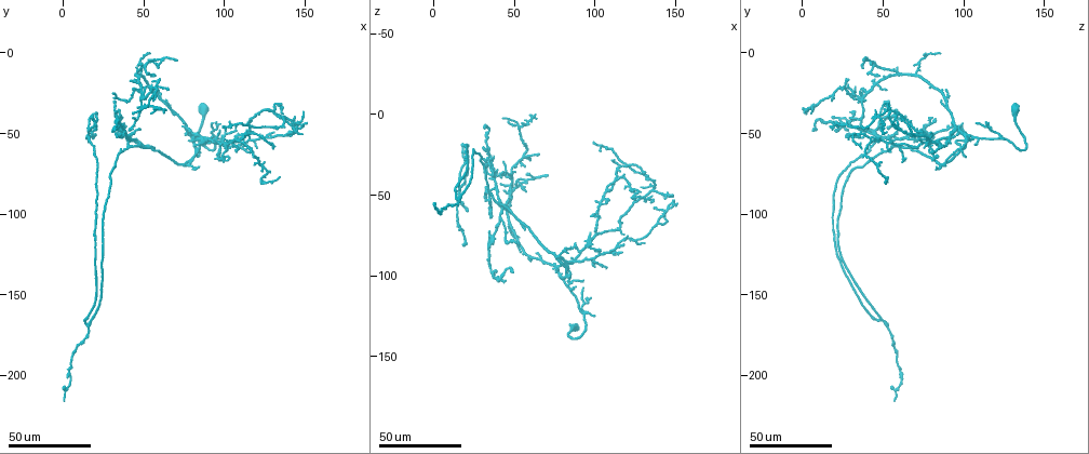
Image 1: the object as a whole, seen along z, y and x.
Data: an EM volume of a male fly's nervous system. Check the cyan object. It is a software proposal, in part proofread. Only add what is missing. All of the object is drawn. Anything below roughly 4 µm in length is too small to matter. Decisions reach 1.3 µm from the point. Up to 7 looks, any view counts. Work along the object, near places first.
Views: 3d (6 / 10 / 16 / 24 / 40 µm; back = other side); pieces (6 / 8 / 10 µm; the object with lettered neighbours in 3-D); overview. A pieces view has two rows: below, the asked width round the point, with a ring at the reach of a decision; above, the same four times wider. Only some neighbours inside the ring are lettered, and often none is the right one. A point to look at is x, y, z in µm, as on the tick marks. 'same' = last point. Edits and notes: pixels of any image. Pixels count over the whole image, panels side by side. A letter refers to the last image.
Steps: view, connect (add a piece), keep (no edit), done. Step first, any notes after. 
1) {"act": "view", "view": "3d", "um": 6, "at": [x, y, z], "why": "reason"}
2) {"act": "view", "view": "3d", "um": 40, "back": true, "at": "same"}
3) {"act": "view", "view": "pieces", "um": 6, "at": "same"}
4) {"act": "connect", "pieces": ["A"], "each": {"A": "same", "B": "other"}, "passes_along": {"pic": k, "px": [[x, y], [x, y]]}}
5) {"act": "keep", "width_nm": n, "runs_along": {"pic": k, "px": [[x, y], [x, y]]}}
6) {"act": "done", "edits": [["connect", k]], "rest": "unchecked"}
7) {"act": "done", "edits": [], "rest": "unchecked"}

{"act": "view", "view": "3d", "um": 24, "at": [118, 62, 80], "why": "branch stops here"}

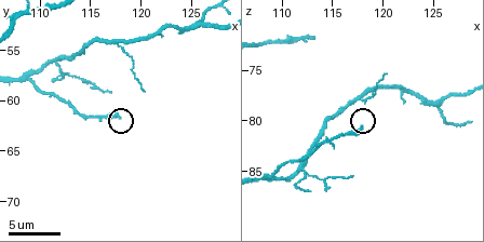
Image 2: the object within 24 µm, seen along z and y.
{"act": "view", "view": "3d", "um": 6, "at": [117.8, 61.6, 80.4]}

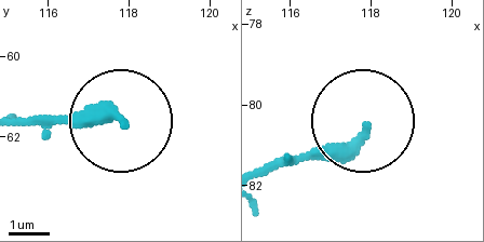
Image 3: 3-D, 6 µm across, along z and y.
{"act": "view", "view": "pieces", "um": 6, "at": [117.85, 61.60, 80.65]}

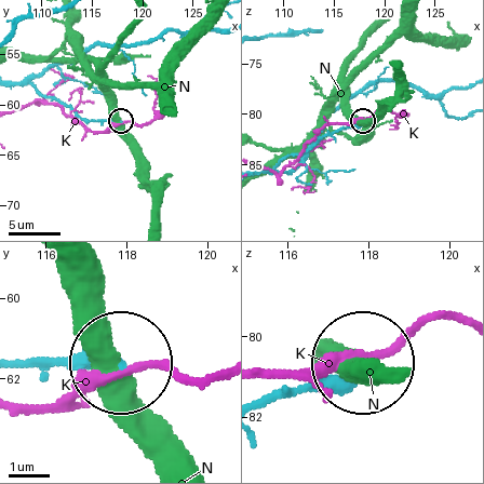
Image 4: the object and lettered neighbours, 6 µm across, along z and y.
{"act": "keep", "width_nm": 170, "each": {"K": "other", "N": "other"}, "runs_along": {"pic": 4, "px": [[24, 361], [113, 361]]}, "found": "no lettered piece goes on from it"}

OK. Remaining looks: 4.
{"act": "view", "view": "3d", "um": 40, "at": [148, 36, 54], "why": "long arm stops here"}

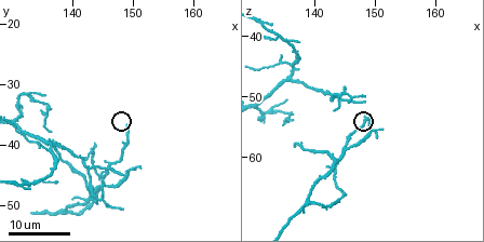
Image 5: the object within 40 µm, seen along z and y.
{"act": "view", "view": "pieces", "um": 10, "at": [149.0, 37.0, 55.0], "why": "see the neighbours"}

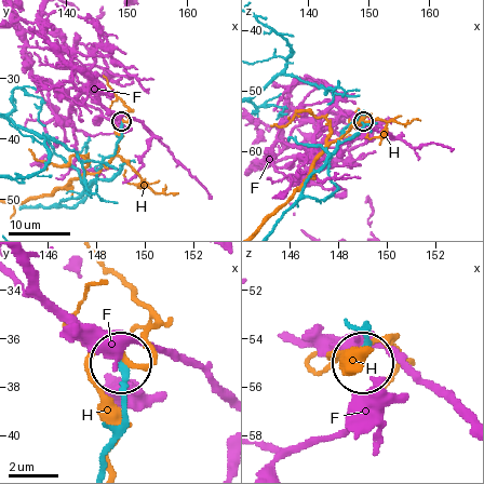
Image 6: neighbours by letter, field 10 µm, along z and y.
{"act": "keep", "each": {"F": "other", "H": "other"}, "found": "none of them fits"}

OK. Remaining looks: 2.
{"act": "view", "view": "3d", "um": 40, "at": [44, 40, 30]}

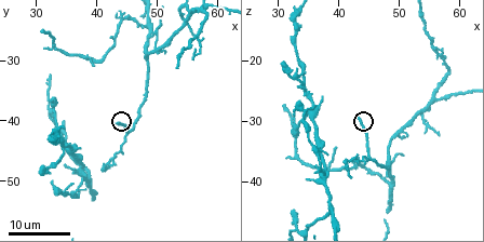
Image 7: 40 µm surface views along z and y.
{"act": "view", "view": "pieces", "um": 8, "at": [43.5, 40.5, 29.5], "why": "see the neighbours"}

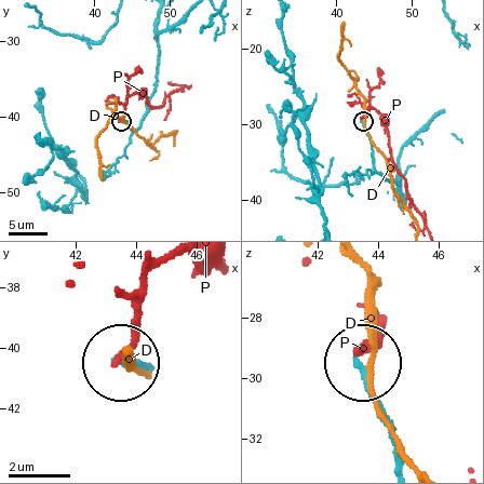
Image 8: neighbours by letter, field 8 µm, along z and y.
{"act": "keep", "width_nm": 170, "each": {"D": "other", "P": "other"}, "runs_along": {"pic": 8, "px": [[394, 461], [394, 439], [363, 363]]}, "found": "no lettered piece goes on from it"}

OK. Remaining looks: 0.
{"act": "done", "edits": [], "rest": "unchecked"}

